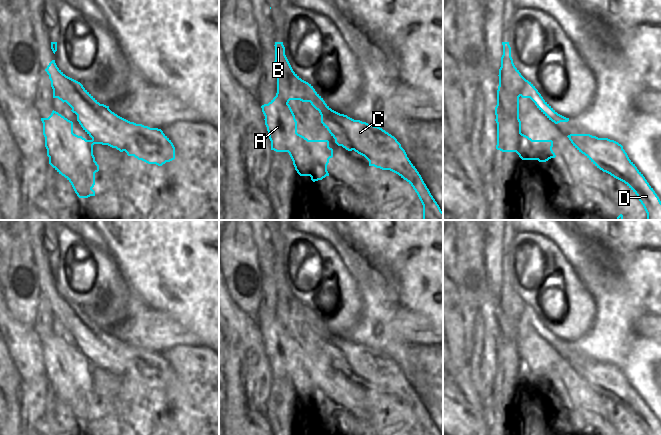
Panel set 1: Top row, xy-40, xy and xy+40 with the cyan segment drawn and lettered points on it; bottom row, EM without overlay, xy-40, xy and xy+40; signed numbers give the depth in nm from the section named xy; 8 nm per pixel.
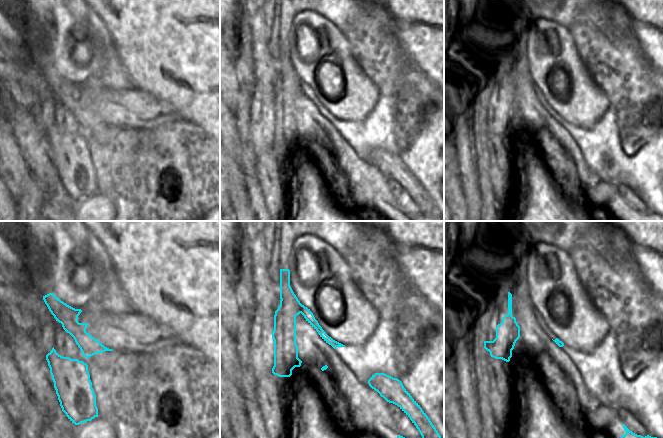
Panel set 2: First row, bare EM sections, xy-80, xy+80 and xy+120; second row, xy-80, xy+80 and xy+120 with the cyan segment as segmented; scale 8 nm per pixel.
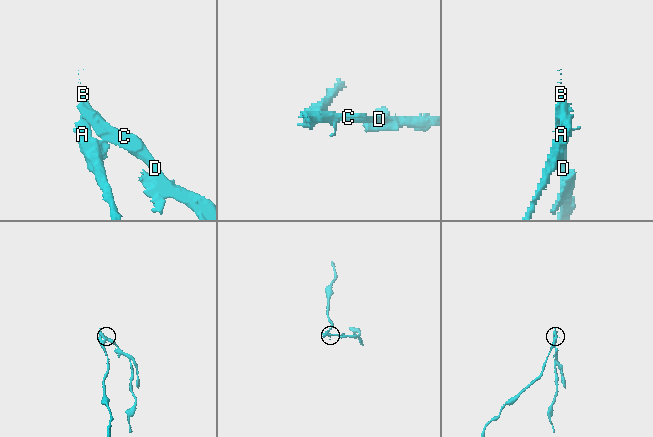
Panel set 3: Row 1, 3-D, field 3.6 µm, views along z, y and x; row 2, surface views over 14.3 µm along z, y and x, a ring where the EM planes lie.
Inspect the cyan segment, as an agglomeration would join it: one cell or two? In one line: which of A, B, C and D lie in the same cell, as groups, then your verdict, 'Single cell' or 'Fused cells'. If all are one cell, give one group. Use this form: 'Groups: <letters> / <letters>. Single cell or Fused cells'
Groups: A / B C D. Fused cells

